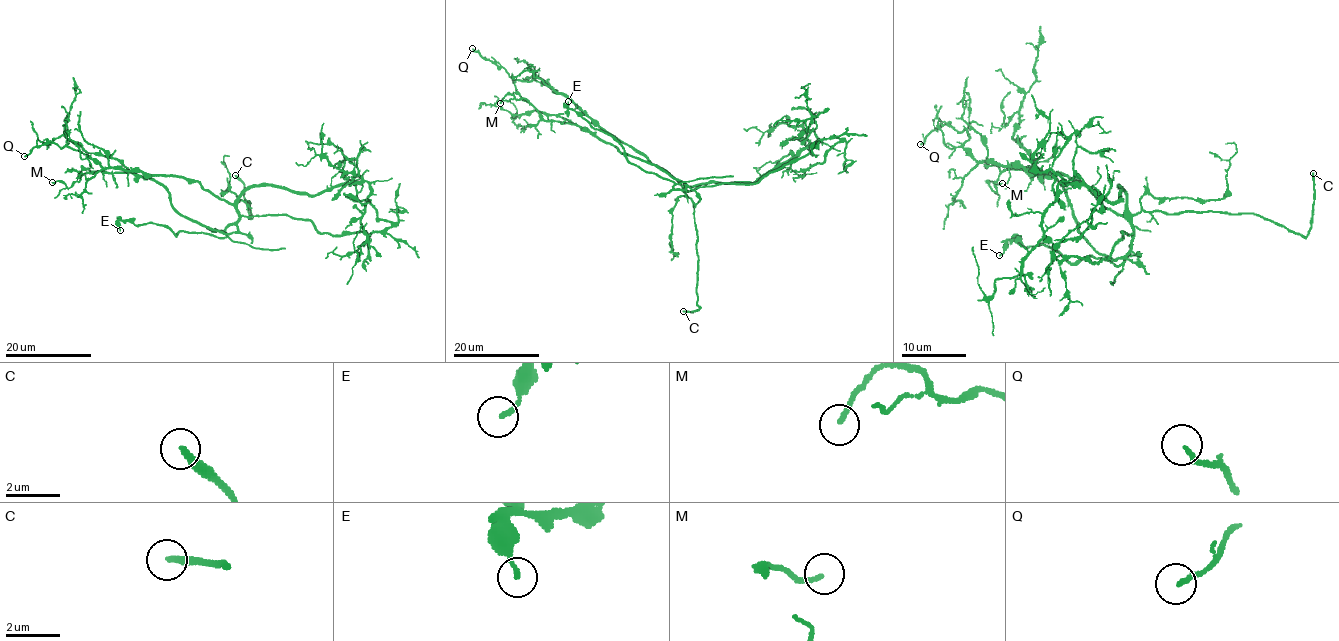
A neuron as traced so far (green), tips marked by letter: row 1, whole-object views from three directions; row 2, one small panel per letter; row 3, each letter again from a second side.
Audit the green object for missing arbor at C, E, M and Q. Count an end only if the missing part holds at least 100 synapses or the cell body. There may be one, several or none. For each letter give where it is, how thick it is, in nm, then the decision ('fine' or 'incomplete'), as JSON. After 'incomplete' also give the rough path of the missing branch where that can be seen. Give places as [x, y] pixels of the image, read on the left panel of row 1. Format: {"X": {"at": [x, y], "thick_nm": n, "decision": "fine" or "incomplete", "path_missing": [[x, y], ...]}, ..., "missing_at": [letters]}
{"C": {"at": [235, 175], "thick_nm": 280, "decision": "incomplete", "path_missing": [[235, 175], [224, 141], [224, 123], [232, 91], [220, 77], [218, 59], [208, 55], [211, 54]]}, "E": {"at": [120, 230], "thick_nm": 160, "decision": "fine"}, "M": {"at": [52, 182], "thick_nm": 170, "decision": "fine"}, "Q": {"at": [24, 156], "thick_nm": 170, "decision": "fine"}, "missing_at": ["C"]}

